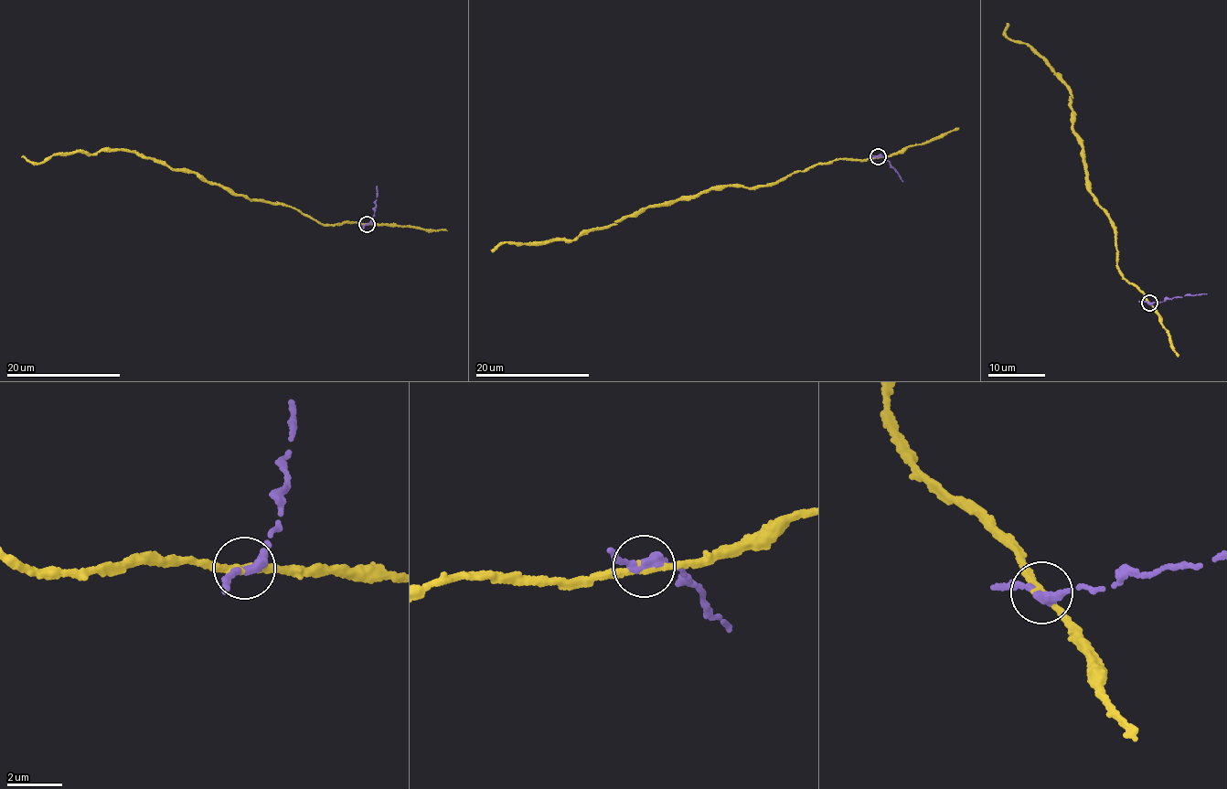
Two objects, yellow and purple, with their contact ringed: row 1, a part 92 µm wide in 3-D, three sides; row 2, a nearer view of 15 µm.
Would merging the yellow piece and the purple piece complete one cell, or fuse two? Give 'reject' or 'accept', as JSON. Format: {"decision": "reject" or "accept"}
{"decision": "reject"}

